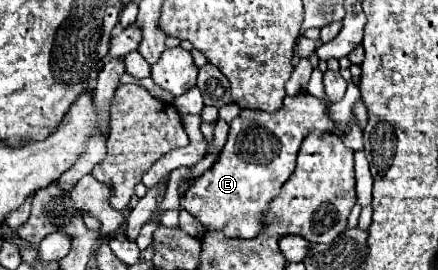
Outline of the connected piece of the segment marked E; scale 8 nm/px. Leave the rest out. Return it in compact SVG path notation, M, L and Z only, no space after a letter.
M310 93L284 97L282 107L272 115L266 111L242 109L230 123L228 141L216 163L182 195L182 209L196 217L206 231L224 231L232 237L254 239L262 231L262 215L268 209L268 203L290 179L296 165L296 153L312 131L342 135L328 115L326 101L312 97Z

